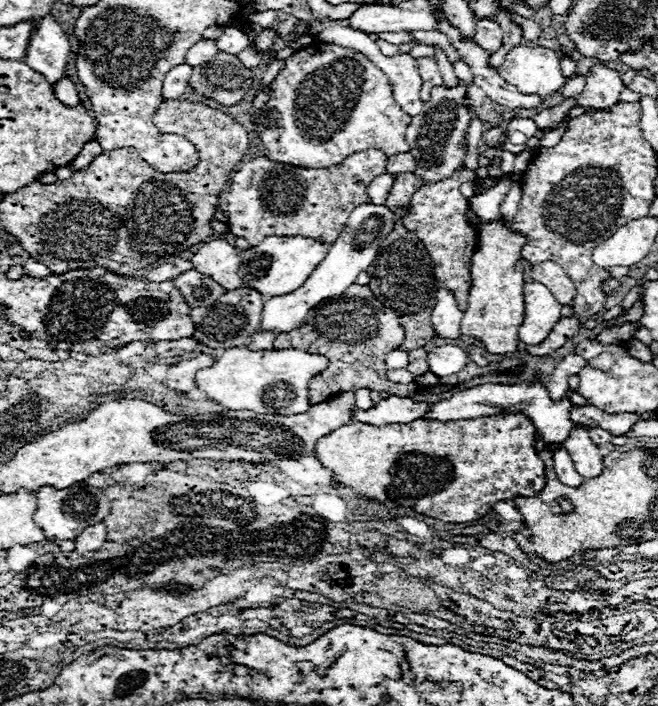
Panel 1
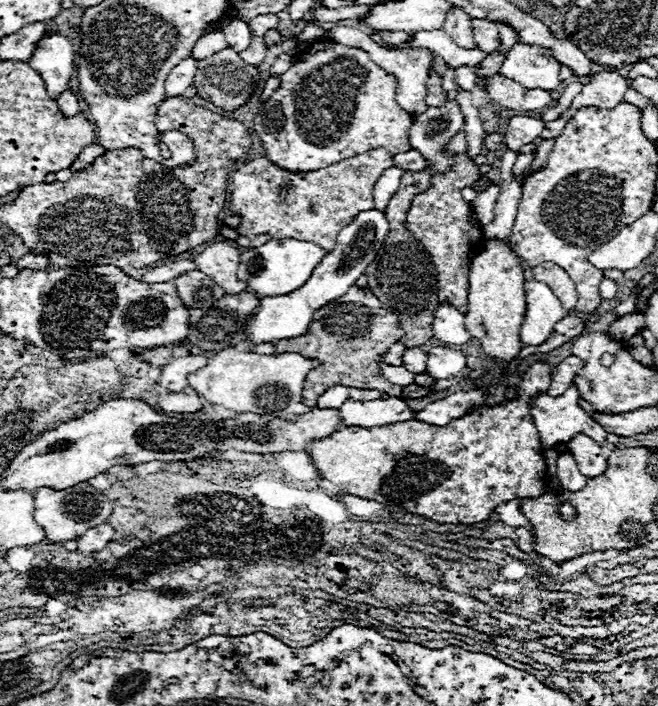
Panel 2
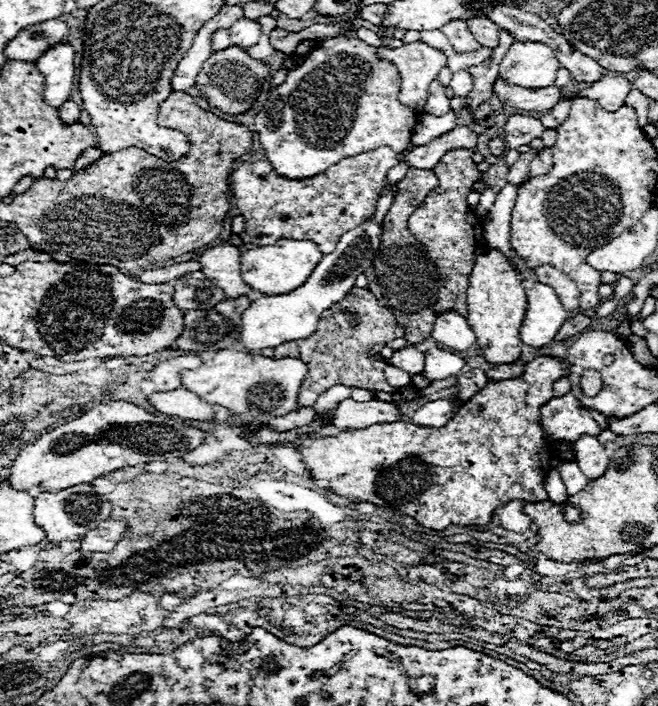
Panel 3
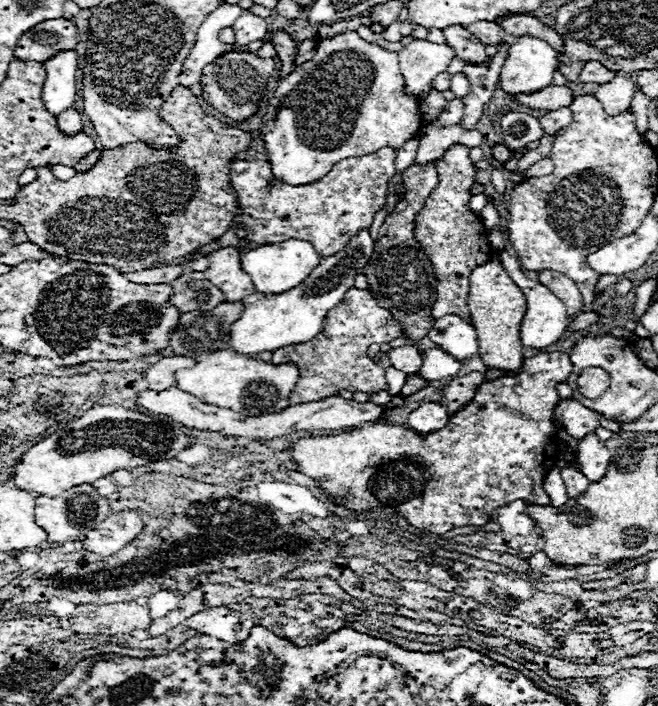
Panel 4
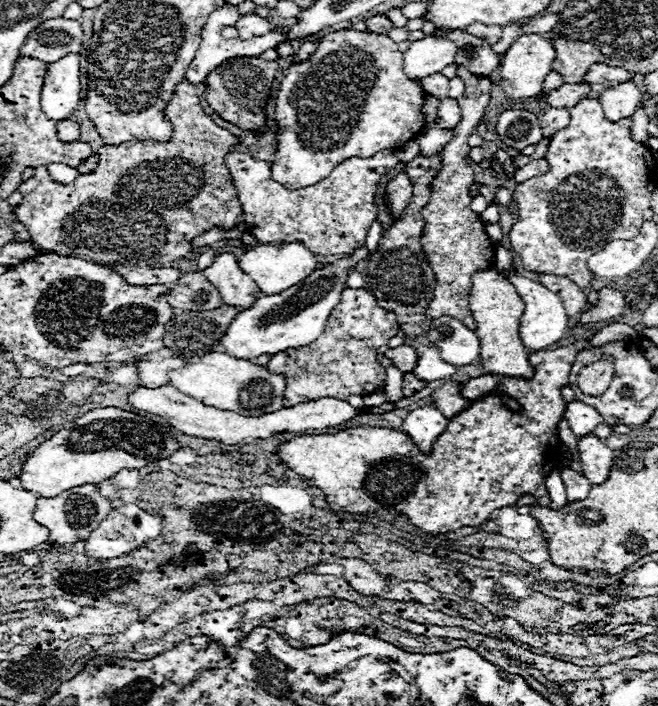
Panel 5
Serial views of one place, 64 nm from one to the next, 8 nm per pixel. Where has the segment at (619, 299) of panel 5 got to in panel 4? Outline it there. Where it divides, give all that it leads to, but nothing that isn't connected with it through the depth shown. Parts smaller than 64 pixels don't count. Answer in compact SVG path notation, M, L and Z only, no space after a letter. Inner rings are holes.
M582 312L574 318L574 322L570 324L568 330L582 330L582 328L588 328L592 324L596 324L600 320L600 314L598 312Z

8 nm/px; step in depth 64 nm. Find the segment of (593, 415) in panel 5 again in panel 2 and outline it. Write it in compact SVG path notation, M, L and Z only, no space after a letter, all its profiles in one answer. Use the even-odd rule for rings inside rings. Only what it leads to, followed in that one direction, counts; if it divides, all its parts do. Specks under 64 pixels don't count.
M574 384L556 398L540 394L532 404L532 416L546 448L572 440L576 432L584 432L596 442L604 442L606 438L606 430L578 406L578 390Z

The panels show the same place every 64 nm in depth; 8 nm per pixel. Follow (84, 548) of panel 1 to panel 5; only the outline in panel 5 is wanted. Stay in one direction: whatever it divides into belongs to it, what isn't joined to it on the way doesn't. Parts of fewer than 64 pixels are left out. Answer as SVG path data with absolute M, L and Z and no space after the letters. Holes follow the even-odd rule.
M126 504L120 508L114 508L96 530L88 536L86 544L86 554L92 558L118 558L122 554L128 554L140 546L146 546L148 542L156 540L162 532L162 514L150 514L142 510L138 504Z

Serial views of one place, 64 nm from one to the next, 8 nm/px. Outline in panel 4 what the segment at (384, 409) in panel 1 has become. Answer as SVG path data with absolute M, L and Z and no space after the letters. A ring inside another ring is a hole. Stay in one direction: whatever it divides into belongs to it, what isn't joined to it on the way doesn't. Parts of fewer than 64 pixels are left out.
M176 386L166 388L166 390L144 390L140 392L136 404L154 414L164 414L172 422L184 428L190 428L190 430L208 430L208 432L218 432L222 436L244 436L244 438L264 438L264 440L284 436L290 432L300 432L300 430L344 430L350 426L360 426L364 422L374 422L380 414L384 414L382 406L376 406L372 402L352 402L340 396L330 396L318 402L288 406L284 408L284 412L252 418L252 416L242 416L238 412L232 412L228 408L204 404L196 400L196 396L186 394Z

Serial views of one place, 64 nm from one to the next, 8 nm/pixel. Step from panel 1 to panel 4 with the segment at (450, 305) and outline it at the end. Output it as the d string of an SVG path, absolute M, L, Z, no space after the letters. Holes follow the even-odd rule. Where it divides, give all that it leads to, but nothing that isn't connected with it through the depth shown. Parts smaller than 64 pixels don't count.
M448 314L434 320L434 326L428 332L428 338L448 352L452 358L464 362L478 354L478 338L472 324L464 322L460 316Z

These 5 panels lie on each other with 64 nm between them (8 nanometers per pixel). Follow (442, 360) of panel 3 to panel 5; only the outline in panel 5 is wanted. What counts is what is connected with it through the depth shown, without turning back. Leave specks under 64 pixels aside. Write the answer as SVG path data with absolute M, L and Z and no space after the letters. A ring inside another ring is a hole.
M420 346L420 348L416 348L416 352L418 352L418 362L416 362L416 368L412 370L412 374L418 380L432 382L432 380L448 378L458 370L452 364L444 364L434 346Z

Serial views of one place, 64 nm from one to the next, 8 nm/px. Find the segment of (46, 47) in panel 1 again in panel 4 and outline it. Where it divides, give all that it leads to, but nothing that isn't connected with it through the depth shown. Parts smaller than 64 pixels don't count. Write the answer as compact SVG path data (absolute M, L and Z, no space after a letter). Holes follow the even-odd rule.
M66 50L44 62L46 82L42 88L42 100L52 116L60 116L60 112L72 108L76 104L76 70L78 70L78 54L74 50Z

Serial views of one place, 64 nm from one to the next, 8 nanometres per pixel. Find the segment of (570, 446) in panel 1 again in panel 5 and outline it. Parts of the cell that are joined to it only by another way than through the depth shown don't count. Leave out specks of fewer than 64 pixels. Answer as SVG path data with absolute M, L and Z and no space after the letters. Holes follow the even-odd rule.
M594 434L580 438L578 452L582 474L590 480L590 484L602 484L610 474L614 458L618 456L618 450L608 448Z

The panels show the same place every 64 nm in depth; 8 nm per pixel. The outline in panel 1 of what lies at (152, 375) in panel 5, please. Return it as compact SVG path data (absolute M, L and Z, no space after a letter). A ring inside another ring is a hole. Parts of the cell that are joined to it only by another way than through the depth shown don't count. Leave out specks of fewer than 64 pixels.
M202 354L198 358L188 358L188 360L180 360L176 362L170 370L168 370L168 376L164 380L164 384L172 390L178 390L178 392L186 392L190 388L194 388L194 374L200 370L200 368L208 368L210 364L214 362L212 356L208 354Z

